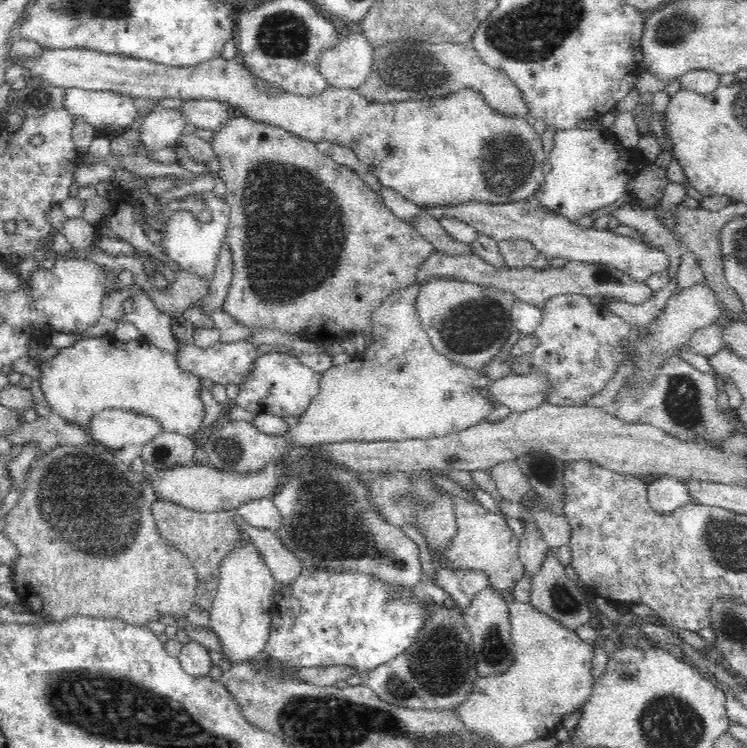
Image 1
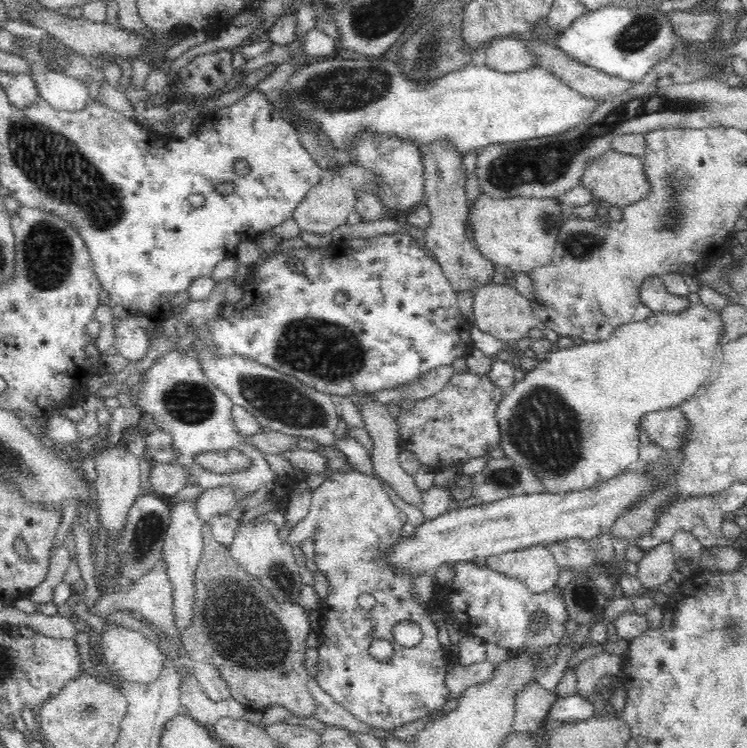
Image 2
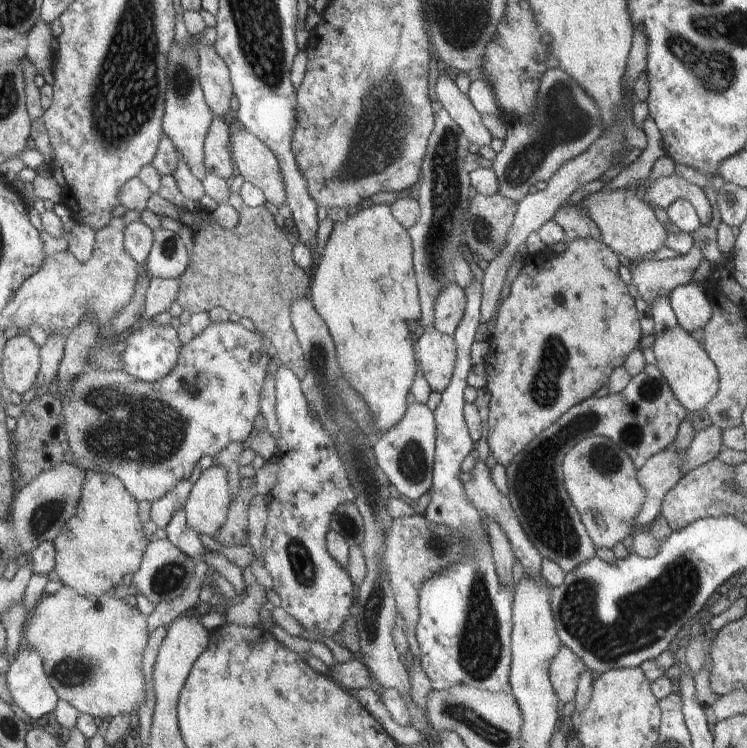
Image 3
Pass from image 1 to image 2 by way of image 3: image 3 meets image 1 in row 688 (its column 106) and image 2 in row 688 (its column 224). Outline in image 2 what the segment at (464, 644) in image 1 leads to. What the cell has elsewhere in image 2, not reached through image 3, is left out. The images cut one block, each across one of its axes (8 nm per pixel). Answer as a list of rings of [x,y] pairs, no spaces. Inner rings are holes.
[[[356,470],[331,472],[328,478],[311,493],[312,500],[308,514],[283,534],[284,538],[294,546],[301,547],[303,543],[312,540],[314,562],[330,583],[329,596],[319,606],[320,619],[324,619],[324,626],[320,634],[323,643],[317,649],[319,654],[317,682],[324,692],[334,698],[335,702],[372,728],[390,731],[409,722],[418,726],[420,718],[442,710],[449,699],[445,676],[448,674],[447,663],[453,654],[440,646],[438,627],[428,617],[428,612],[424,611],[425,608],[432,610],[432,604],[420,604],[414,599],[412,578],[416,576],[395,572],[393,566],[383,562],[387,548],[402,538],[400,530],[407,522],[406,514],[392,502],[380,477]],[[362,594],[374,596],[376,603],[370,610],[366,611],[360,607],[358,598]],[[402,620],[412,620],[420,625],[423,637],[414,647],[400,645],[392,635],[394,624]],[[374,640],[388,640],[392,644],[393,653],[386,661],[377,661],[368,651]]]

